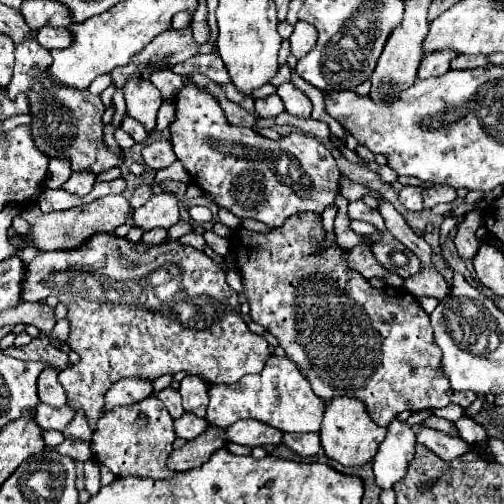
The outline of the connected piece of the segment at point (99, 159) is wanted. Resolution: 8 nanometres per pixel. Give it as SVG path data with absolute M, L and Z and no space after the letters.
M30 39L28 43L20 43L16 45L16 71L12 77L12 83L8 85L8 97L16 99L18 93L26 93L30 99L30 117L32 117L32 139L36 143L36 147L46 153L50 159L54 157L64 157L70 161L72 171L90 171L94 175L112 169L112 167L120 167L124 163L124 151L110 151L104 143L102 137L102 113L104 113L104 105L100 101L98 95L92 95L90 91L80 91L76 87L66 87L62 83L56 83L54 79L50 79L48 75L48 67L52 65L52 55L46 47L42 47L36 39Z

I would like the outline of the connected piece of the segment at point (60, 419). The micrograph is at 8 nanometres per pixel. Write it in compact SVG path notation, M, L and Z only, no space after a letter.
M38 403L34 419L42 429L58 429L62 431L74 417L74 411L64 405L64 407L52 407L46 403Z

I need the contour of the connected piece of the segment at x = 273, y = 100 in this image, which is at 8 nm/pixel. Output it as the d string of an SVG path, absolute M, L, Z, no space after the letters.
M276 93L266 97L266 99L256 99L254 105L256 105L256 113L260 117L276 117L276 115L280 115L284 111L284 103Z

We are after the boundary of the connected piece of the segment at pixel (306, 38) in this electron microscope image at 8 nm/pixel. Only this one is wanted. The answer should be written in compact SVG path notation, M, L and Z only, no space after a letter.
M298 21L298 23L294 25L294 33L290 35L292 53L294 53L296 57L304 57L304 55L316 45L316 39L318 39L316 27Z

